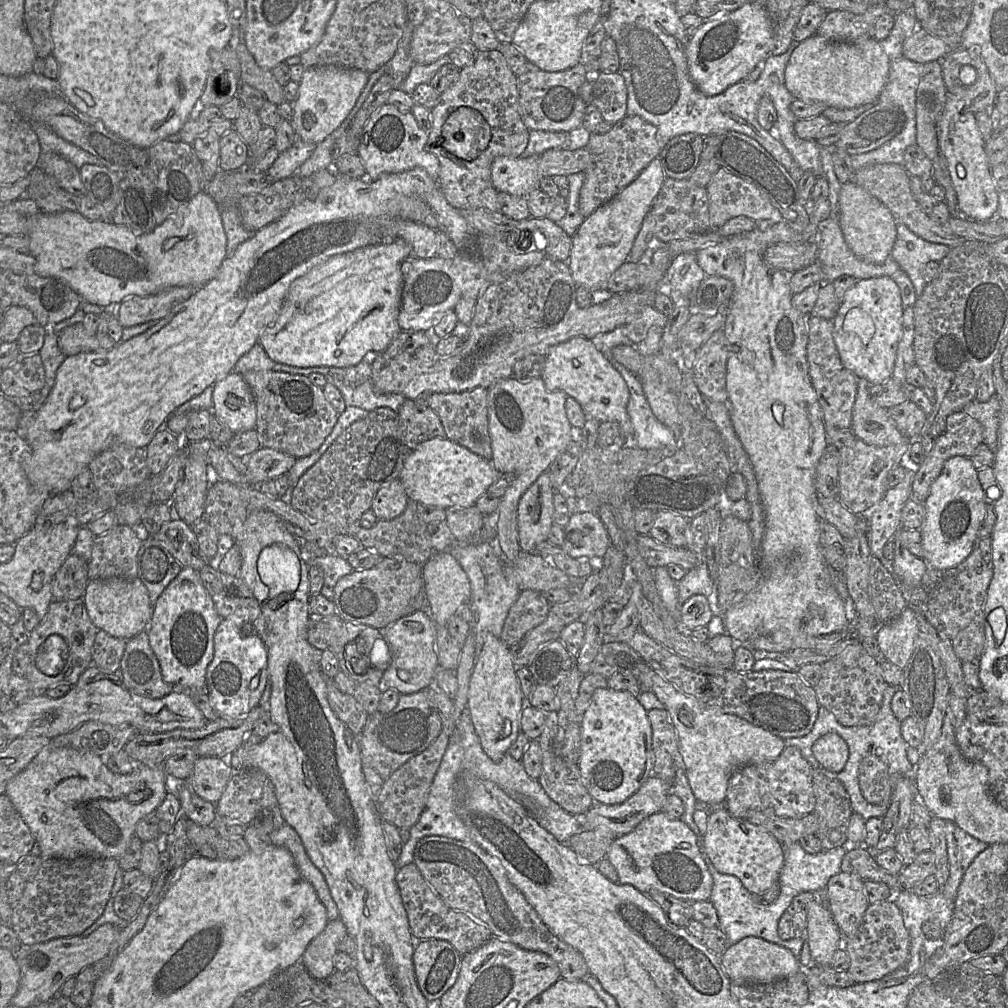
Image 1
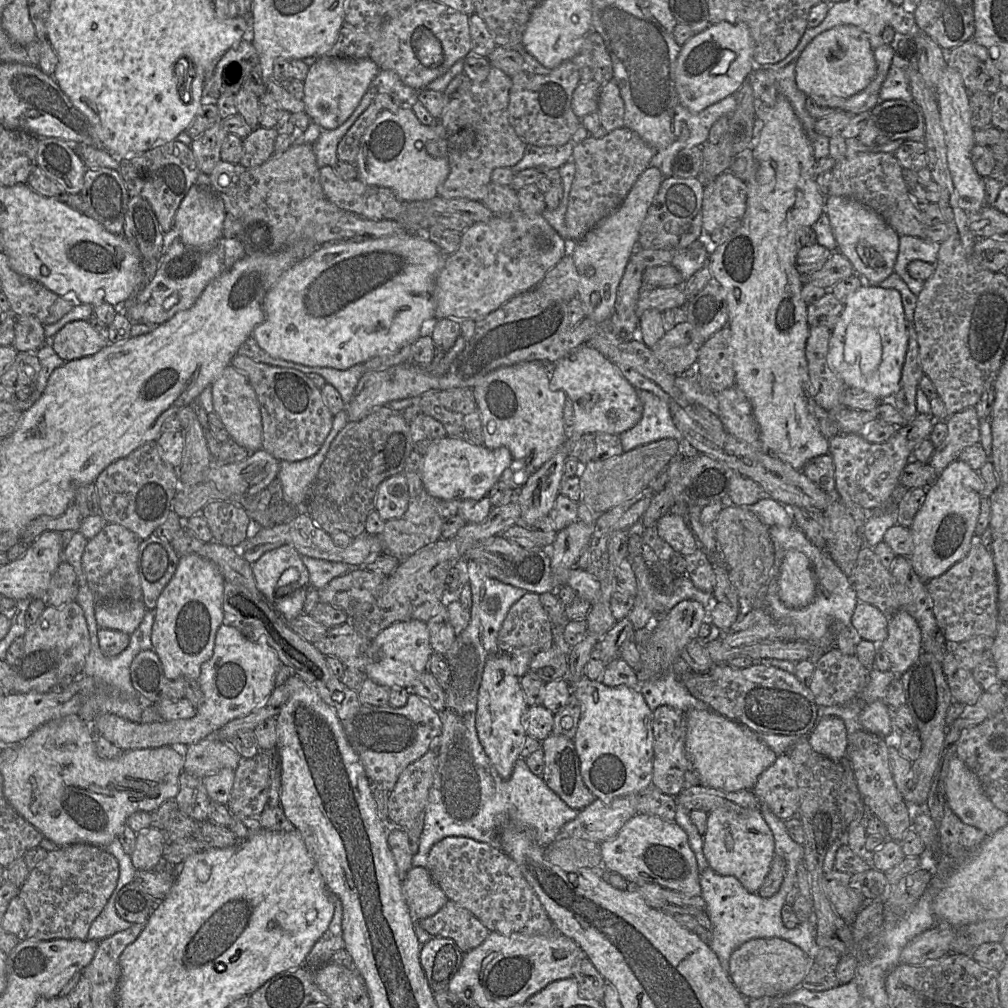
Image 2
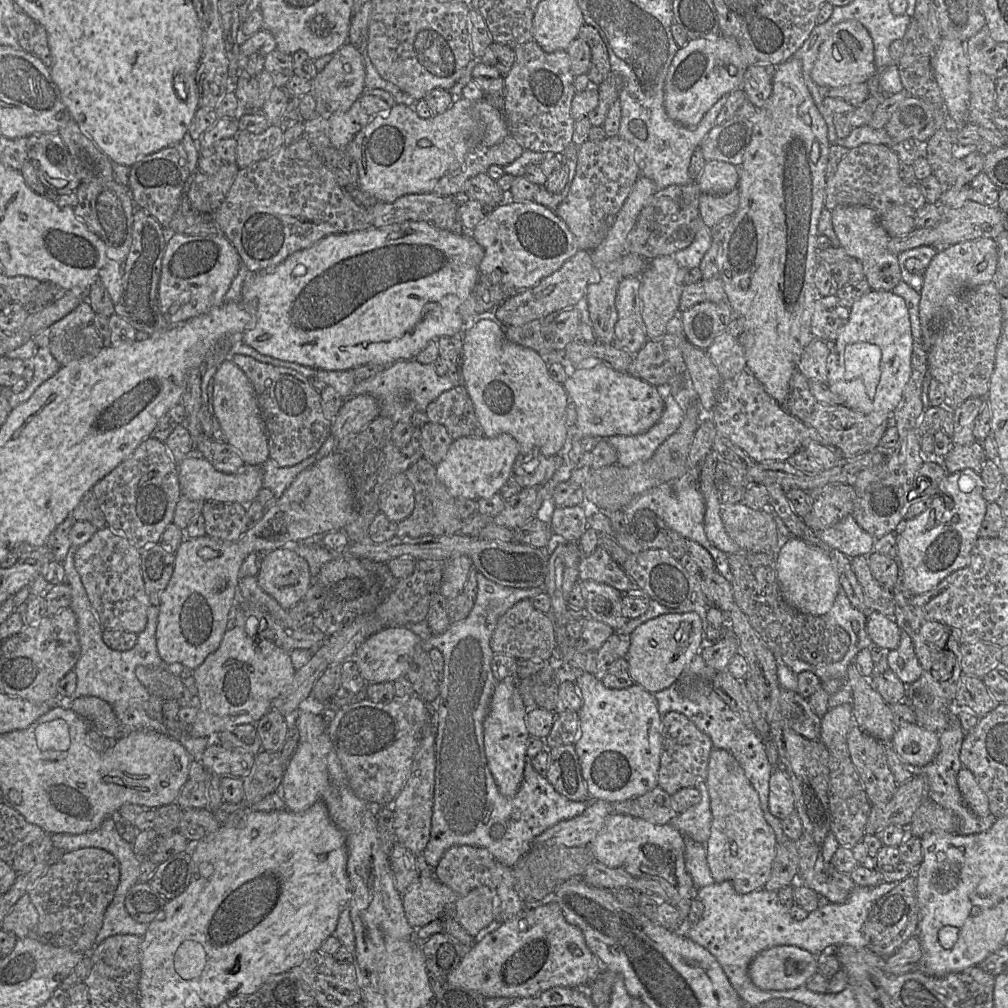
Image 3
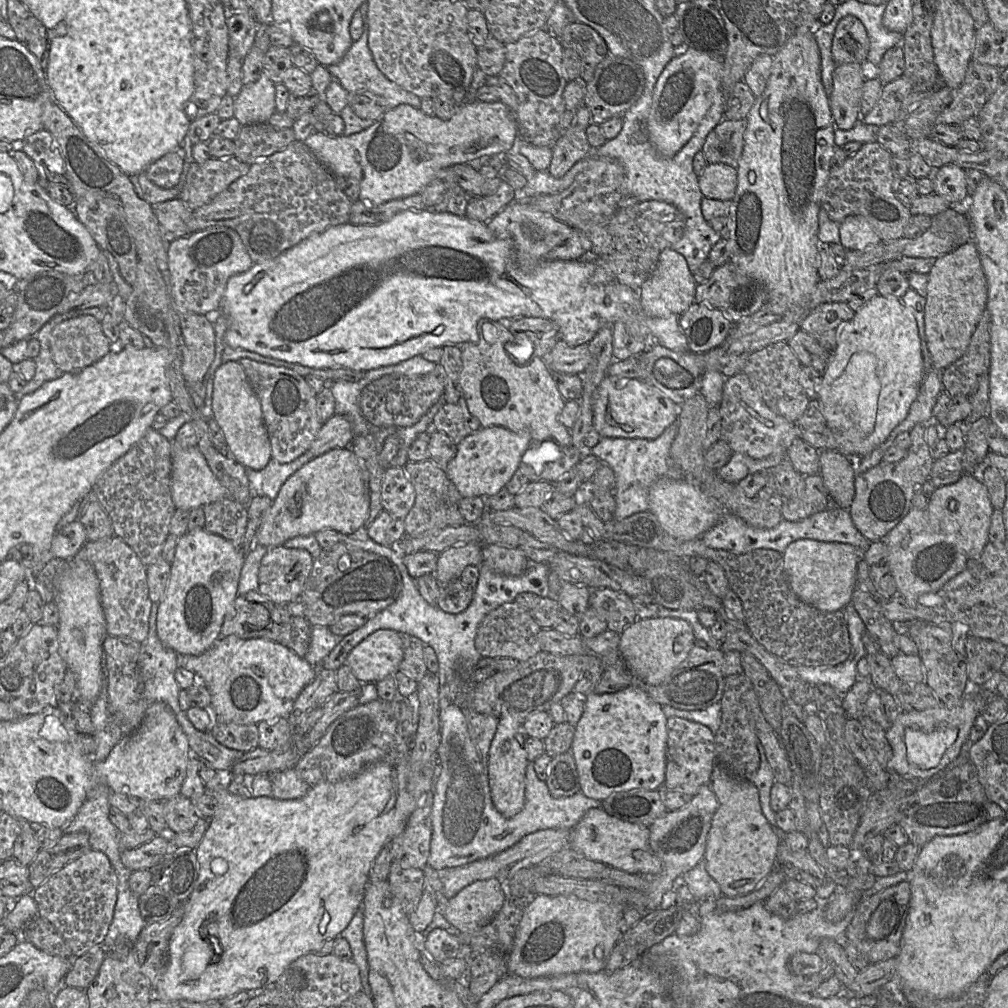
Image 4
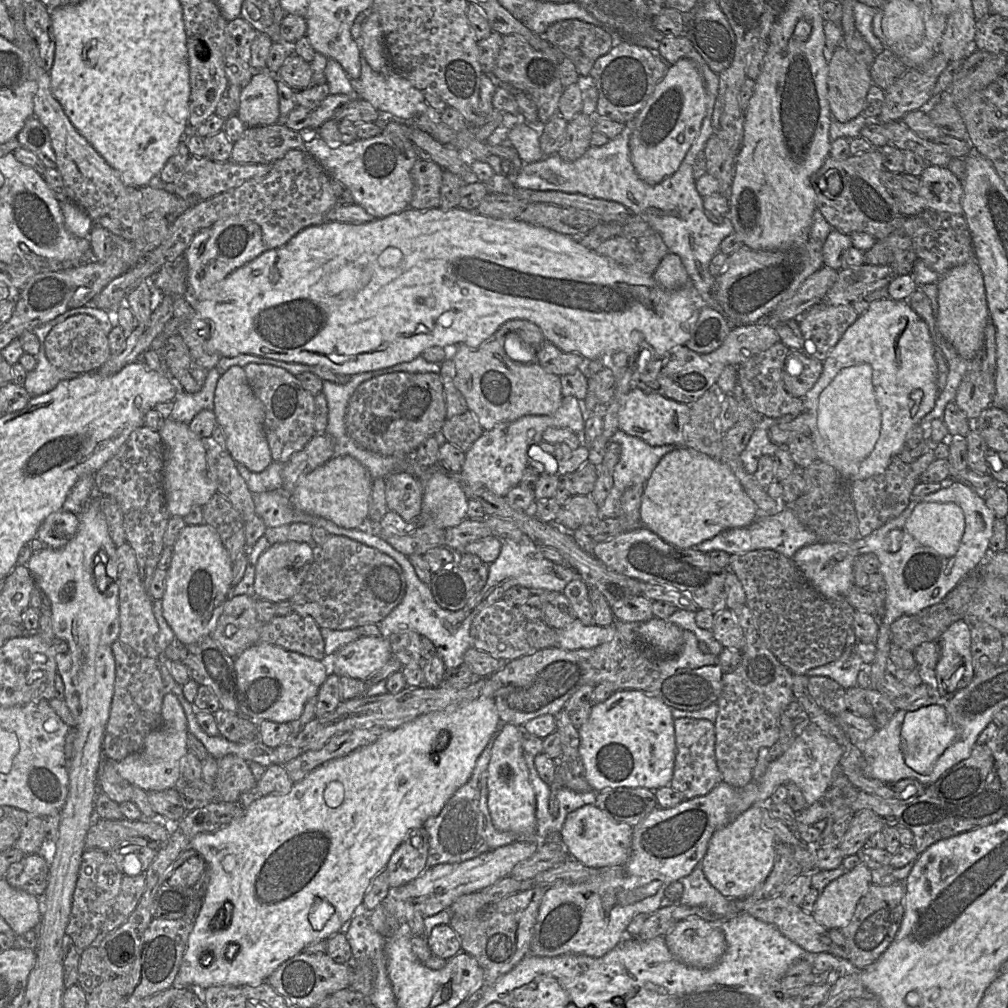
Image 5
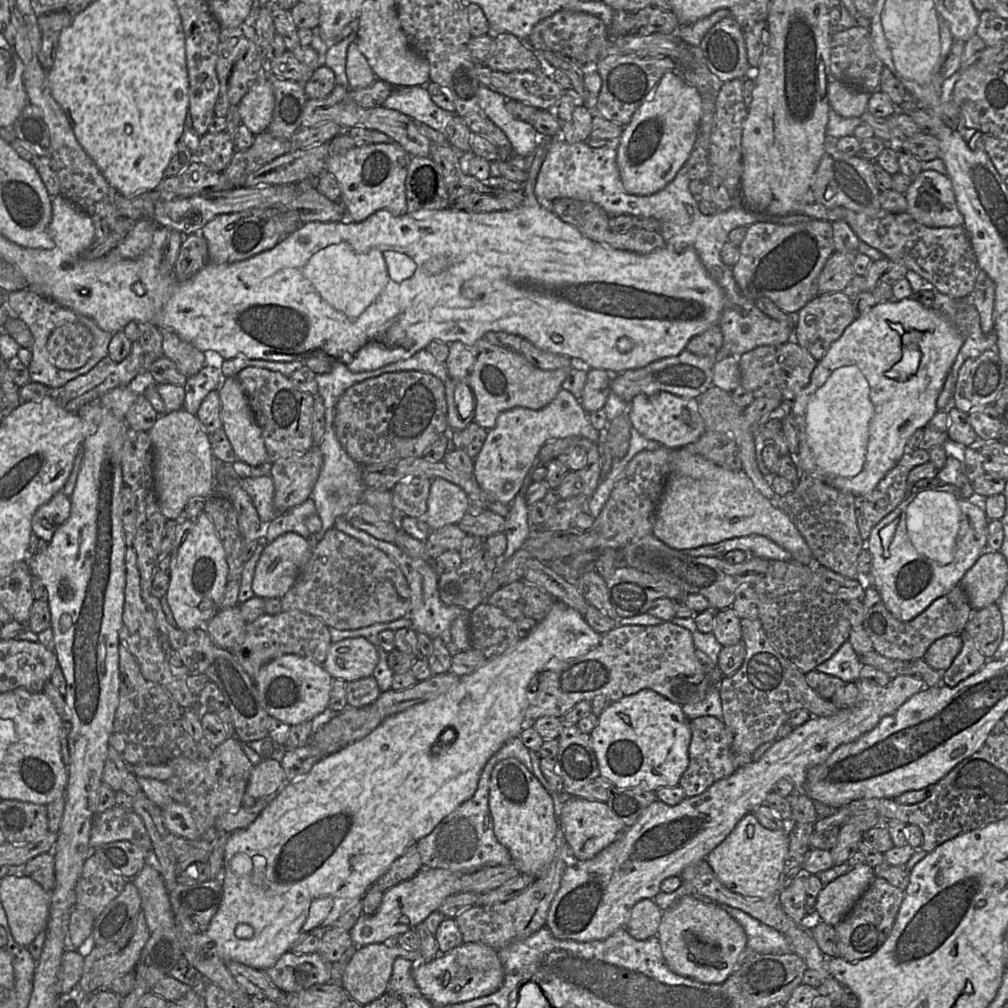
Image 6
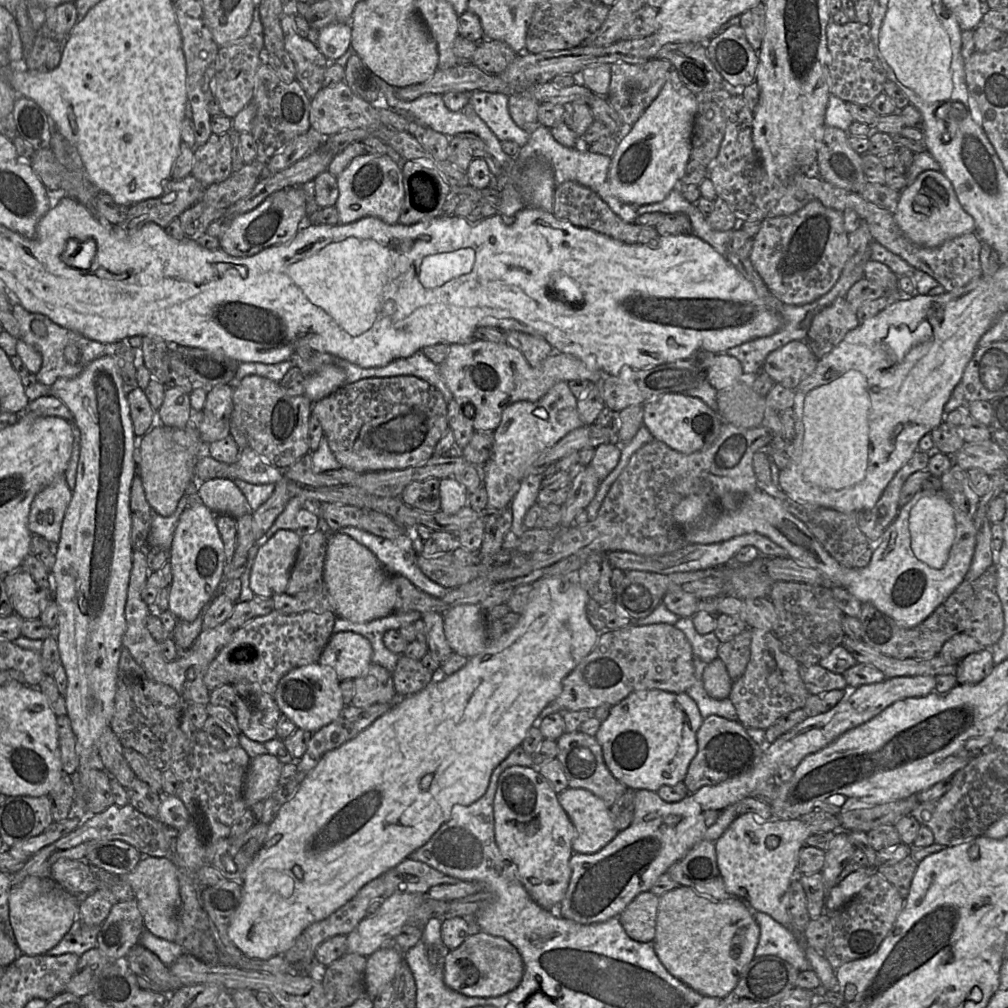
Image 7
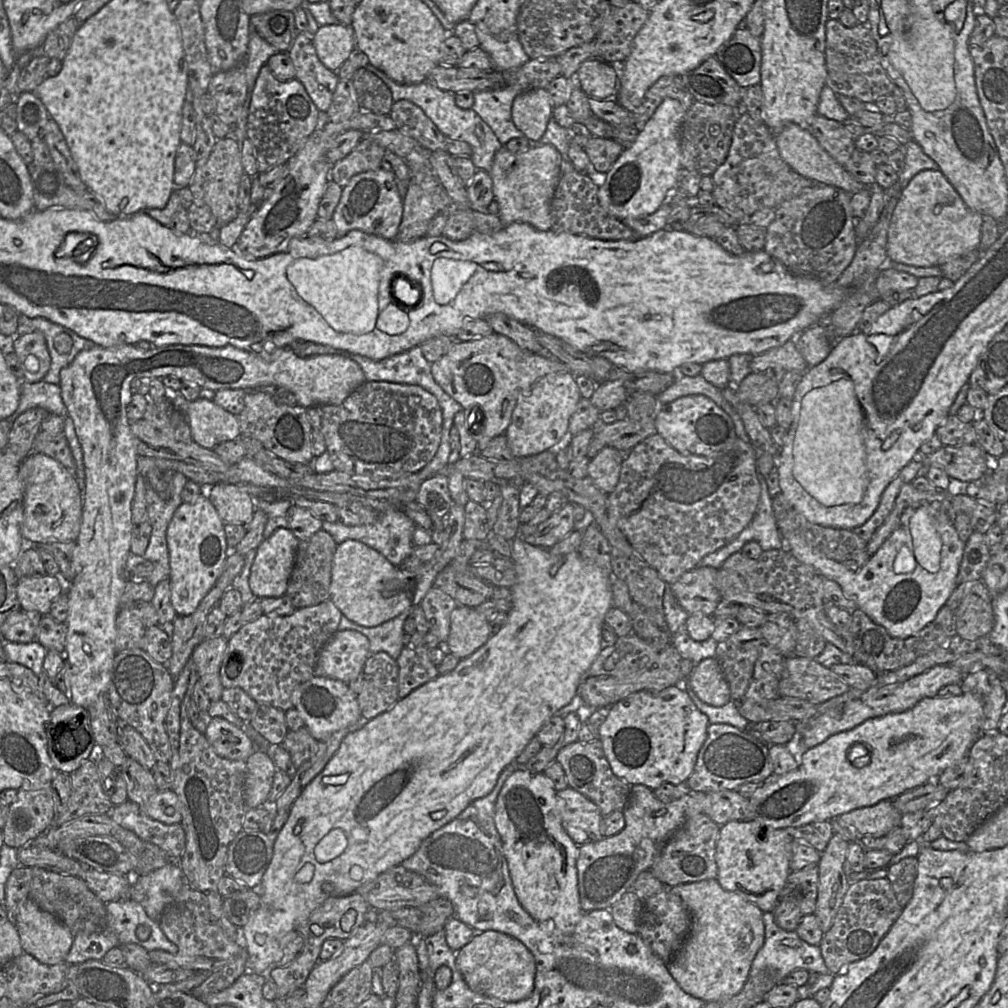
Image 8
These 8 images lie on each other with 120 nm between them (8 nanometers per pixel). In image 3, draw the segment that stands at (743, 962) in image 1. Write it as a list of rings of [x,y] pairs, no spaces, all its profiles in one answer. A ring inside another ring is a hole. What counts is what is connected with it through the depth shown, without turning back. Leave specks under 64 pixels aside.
[[[793,945],[765,949],[751,961],[748,973],[762,990],[790,990],[803,986],[818,971],[816,956]]]

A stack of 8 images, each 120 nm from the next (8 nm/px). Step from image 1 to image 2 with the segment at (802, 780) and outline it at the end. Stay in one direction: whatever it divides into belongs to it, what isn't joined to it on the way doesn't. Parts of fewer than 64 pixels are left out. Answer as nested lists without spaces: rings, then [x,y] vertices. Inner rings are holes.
[[[787,752],[765,770],[751,790],[779,819],[797,816],[800,806],[799,788],[794,764]]]

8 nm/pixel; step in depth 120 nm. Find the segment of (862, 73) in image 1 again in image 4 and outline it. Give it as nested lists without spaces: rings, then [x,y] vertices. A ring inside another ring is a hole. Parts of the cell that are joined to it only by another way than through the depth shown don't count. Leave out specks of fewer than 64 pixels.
[[[853,15],[843,17],[835,29],[832,56],[836,65],[867,61],[869,38],[862,22]]]

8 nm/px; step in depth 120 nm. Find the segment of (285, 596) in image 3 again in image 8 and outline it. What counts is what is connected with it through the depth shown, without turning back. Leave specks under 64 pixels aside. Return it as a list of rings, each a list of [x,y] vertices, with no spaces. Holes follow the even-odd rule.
[[[277,528],[256,550],[249,586],[256,598],[278,598],[286,592],[299,539],[288,528]]]

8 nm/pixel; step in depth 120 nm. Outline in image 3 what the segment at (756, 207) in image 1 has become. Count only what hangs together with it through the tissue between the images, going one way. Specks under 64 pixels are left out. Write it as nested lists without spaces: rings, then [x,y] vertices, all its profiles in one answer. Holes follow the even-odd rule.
[[[738,187],[725,195],[703,194],[700,197],[700,216],[709,228],[714,227],[724,217],[732,216],[740,203]]]

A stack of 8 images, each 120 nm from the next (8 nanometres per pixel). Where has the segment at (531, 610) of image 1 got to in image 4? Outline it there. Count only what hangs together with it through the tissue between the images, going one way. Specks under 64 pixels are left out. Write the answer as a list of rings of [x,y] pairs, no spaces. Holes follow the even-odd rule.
[[[515,602],[505,603],[483,618],[474,643],[482,658],[512,658],[522,662],[541,651],[538,642],[541,629],[528,609]]]

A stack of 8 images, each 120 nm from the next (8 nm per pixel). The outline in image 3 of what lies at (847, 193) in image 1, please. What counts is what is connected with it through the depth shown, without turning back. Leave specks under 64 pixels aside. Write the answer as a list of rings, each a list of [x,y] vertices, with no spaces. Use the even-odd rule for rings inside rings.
[[[839,205],[831,211],[833,229],[848,256],[863,265],[865,280],[876,291],[892,291],[902,281],[897,255],[888,250],[891,237],[881,225],[875,211],[869,207]]]

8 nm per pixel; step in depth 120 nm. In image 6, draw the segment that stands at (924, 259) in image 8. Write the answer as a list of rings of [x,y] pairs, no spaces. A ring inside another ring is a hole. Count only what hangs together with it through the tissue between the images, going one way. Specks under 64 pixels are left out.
[[[935,170],[922,171],[904,193],[906,213],[928,227],[964,226],[951,179]]]

